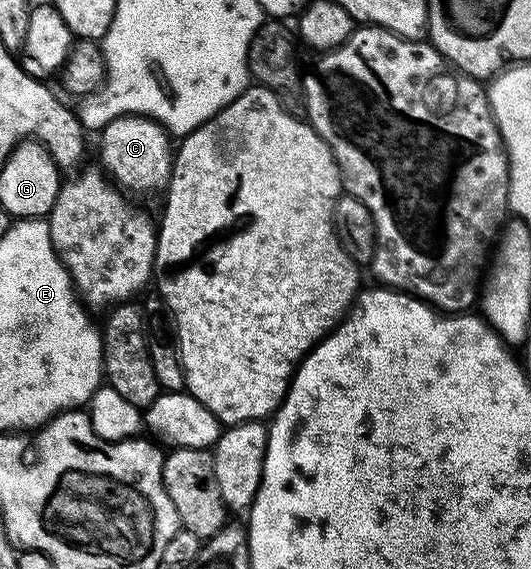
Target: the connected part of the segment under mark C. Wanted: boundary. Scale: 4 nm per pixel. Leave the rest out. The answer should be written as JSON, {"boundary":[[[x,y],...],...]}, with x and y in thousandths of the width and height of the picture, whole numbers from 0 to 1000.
{"boundary":[[[266,204],[209,207],[203,220],[190,223],[188,236],[192,236],[190,293],[224,329],[239,327],[245,334],[290,334],[296,327],[305,330],[318,322],[324,297],[324,250],[320,257],[324,243],[313,223],[299,214]]]}

